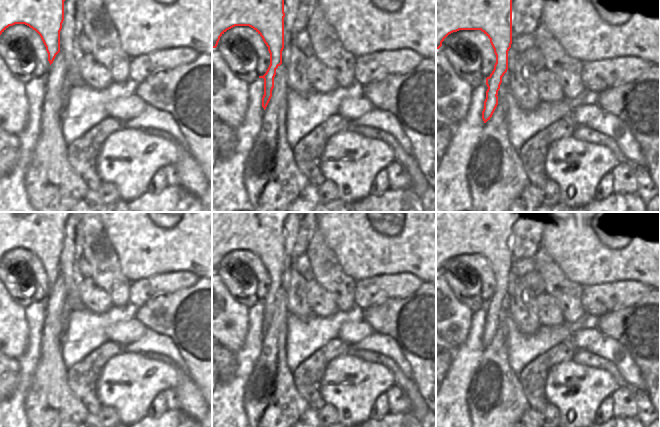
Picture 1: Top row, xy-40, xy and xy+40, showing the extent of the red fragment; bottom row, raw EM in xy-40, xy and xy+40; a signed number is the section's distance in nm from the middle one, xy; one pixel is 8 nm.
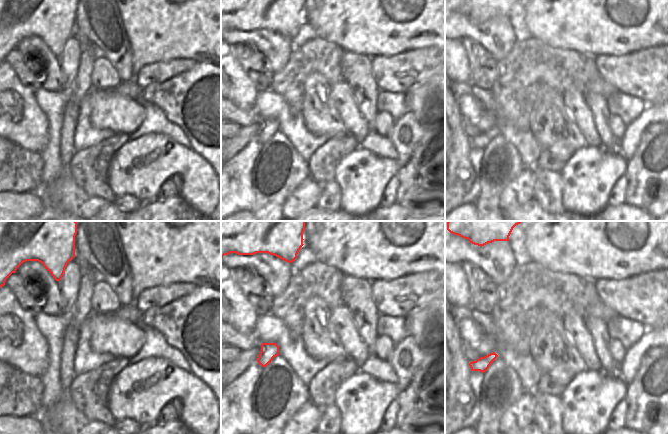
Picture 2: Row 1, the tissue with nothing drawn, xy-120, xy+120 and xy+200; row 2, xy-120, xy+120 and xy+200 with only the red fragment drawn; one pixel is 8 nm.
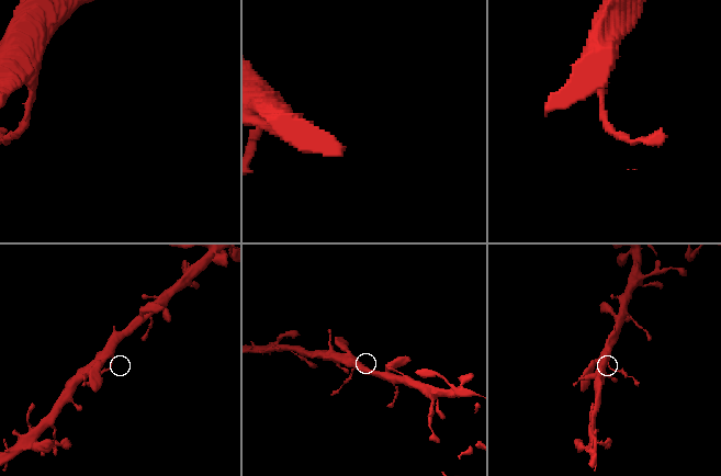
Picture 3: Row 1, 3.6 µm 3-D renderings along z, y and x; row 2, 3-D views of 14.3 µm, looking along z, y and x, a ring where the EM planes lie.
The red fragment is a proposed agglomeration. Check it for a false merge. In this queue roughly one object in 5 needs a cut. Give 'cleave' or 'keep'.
cleave

